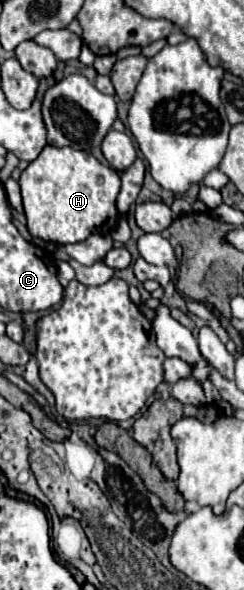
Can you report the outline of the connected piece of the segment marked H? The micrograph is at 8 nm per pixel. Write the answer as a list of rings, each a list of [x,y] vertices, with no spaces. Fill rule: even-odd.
[[[47,145],[21,173],[19,185],[27,229],[37,239],[55,245],[79,243],[91,233],[109,233],[117,225],[119,213],[115,199],[121,187],[119,173],[99,163],[89,151]]]

